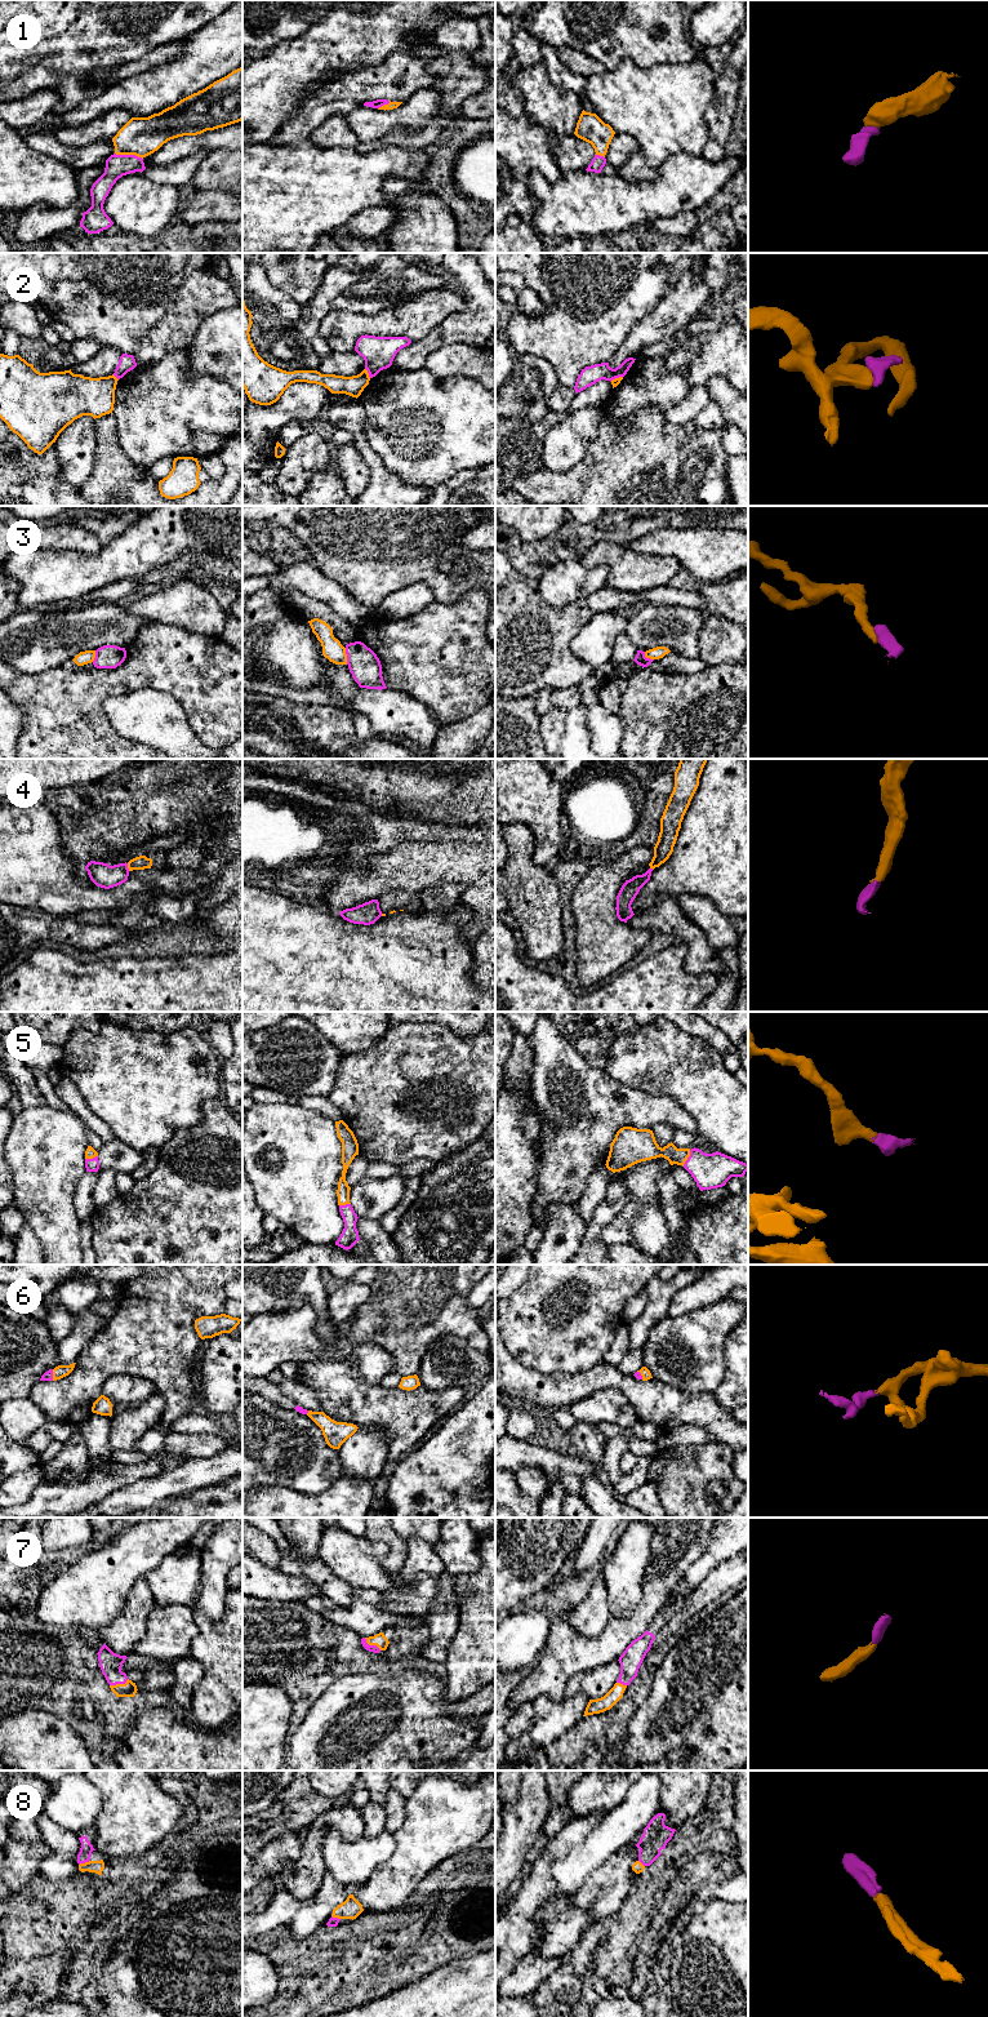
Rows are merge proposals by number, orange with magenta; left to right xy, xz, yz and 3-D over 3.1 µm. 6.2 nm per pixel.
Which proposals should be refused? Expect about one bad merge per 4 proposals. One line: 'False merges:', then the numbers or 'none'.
False merges: 2, 3, 4

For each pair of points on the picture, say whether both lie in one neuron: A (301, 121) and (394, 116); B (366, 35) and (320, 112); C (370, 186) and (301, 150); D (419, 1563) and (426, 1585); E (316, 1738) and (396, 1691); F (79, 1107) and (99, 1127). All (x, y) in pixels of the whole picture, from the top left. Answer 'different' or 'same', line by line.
A: different
B: different
C: same
D: different
E: same
F: same

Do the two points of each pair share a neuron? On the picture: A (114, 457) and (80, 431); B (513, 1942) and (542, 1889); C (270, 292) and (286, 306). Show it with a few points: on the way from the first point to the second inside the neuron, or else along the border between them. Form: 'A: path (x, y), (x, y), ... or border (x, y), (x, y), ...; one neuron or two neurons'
A: border (94, 420), (94, 461), (90, 471); two neurons
B: path (516, 1929), (517, 1916), (529, 1902); one neuron
C: path (274, 296), (283, 305); one neuron

